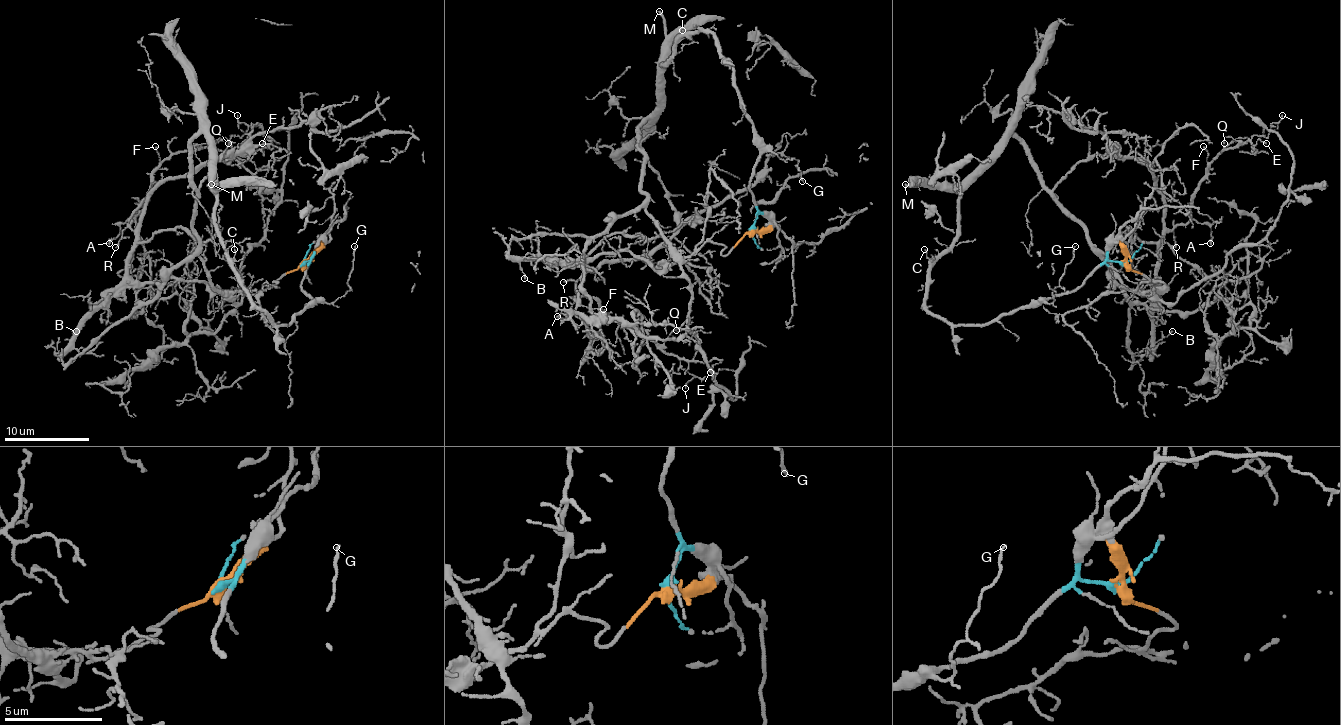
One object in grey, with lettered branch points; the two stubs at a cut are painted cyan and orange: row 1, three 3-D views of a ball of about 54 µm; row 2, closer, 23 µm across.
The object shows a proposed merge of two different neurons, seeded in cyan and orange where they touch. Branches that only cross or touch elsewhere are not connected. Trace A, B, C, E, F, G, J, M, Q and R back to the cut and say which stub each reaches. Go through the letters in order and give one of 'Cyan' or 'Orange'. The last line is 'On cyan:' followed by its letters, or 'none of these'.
A: Orange
B: Orange
C: Cyan
E: Orange
F: Orange
G: Cyan
J: Orange
M: Cyan
Q: Orange
R: Orange
On cyan: C, G, M

